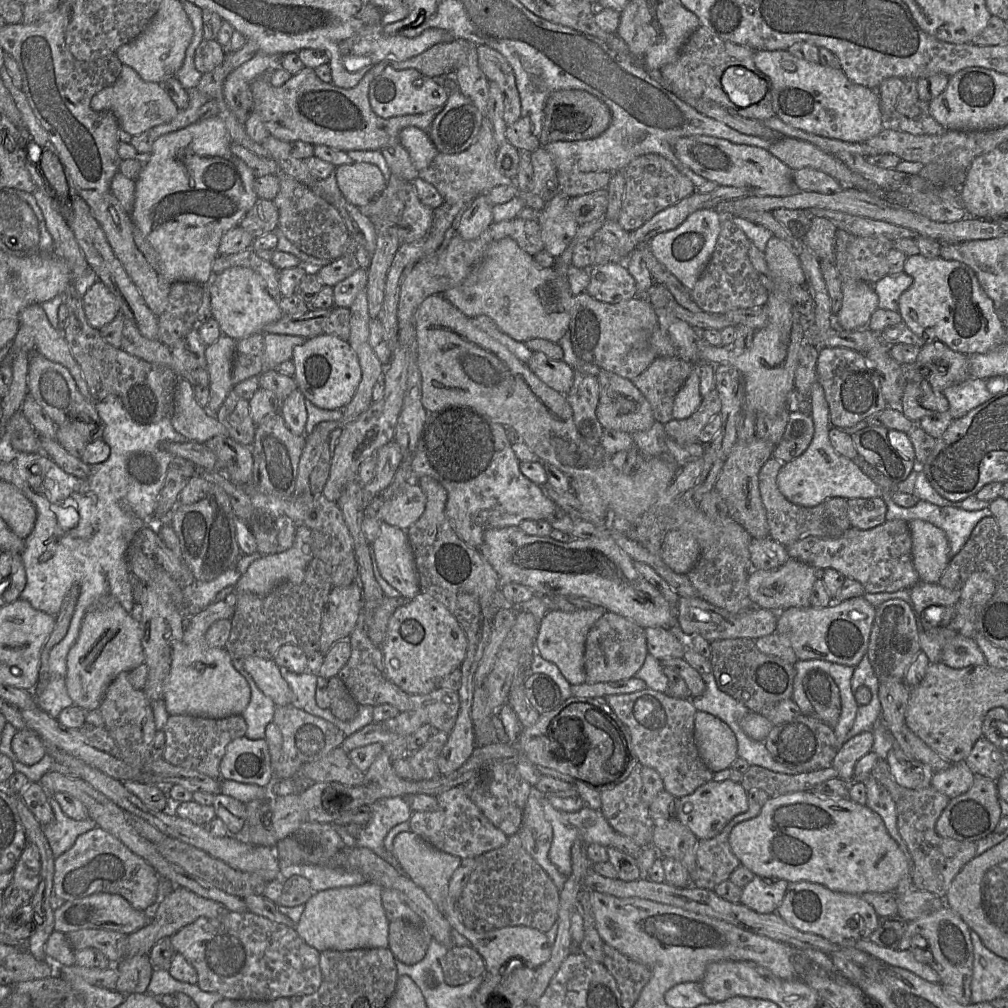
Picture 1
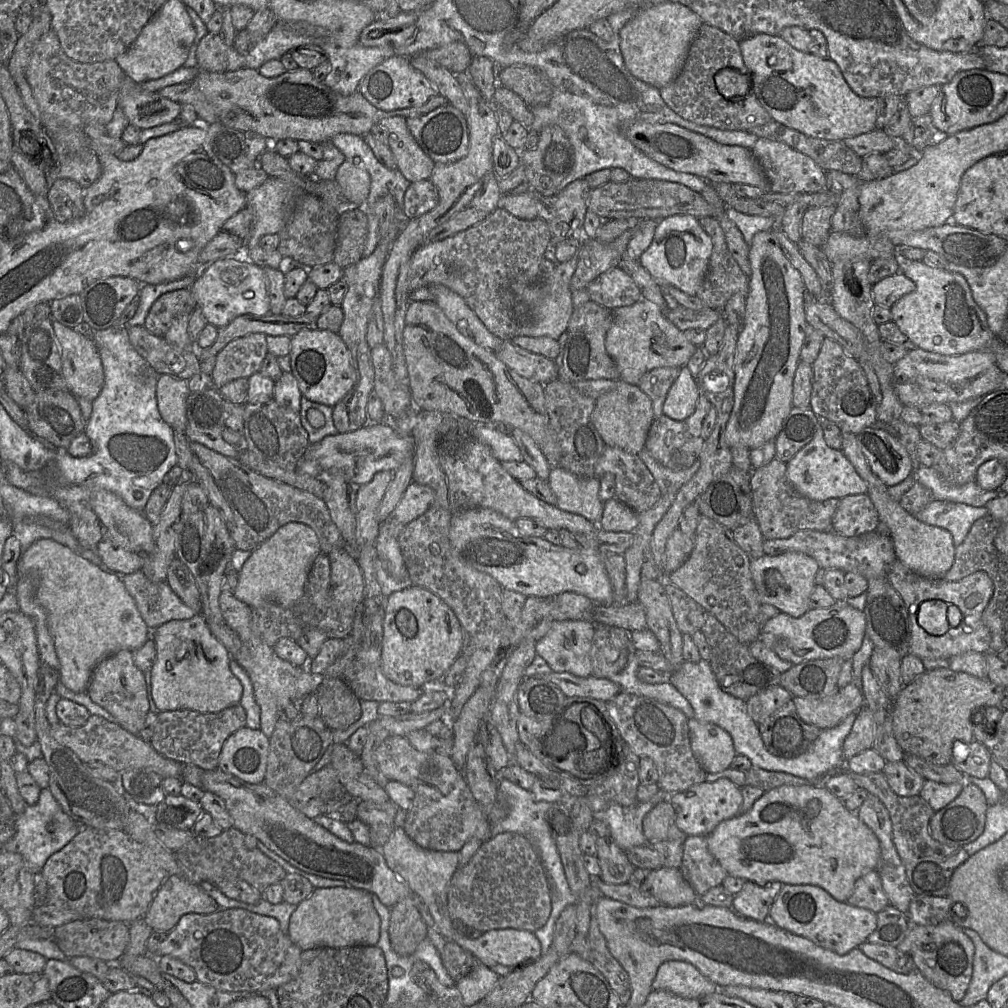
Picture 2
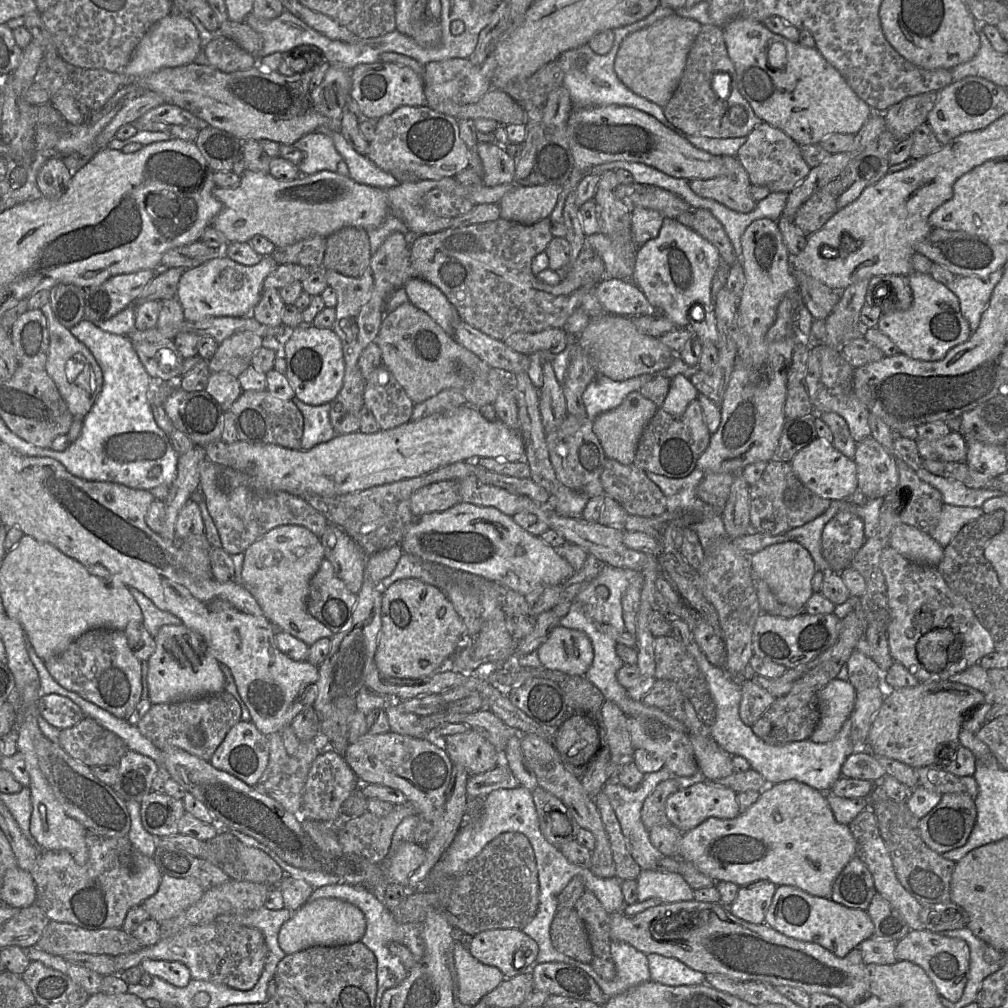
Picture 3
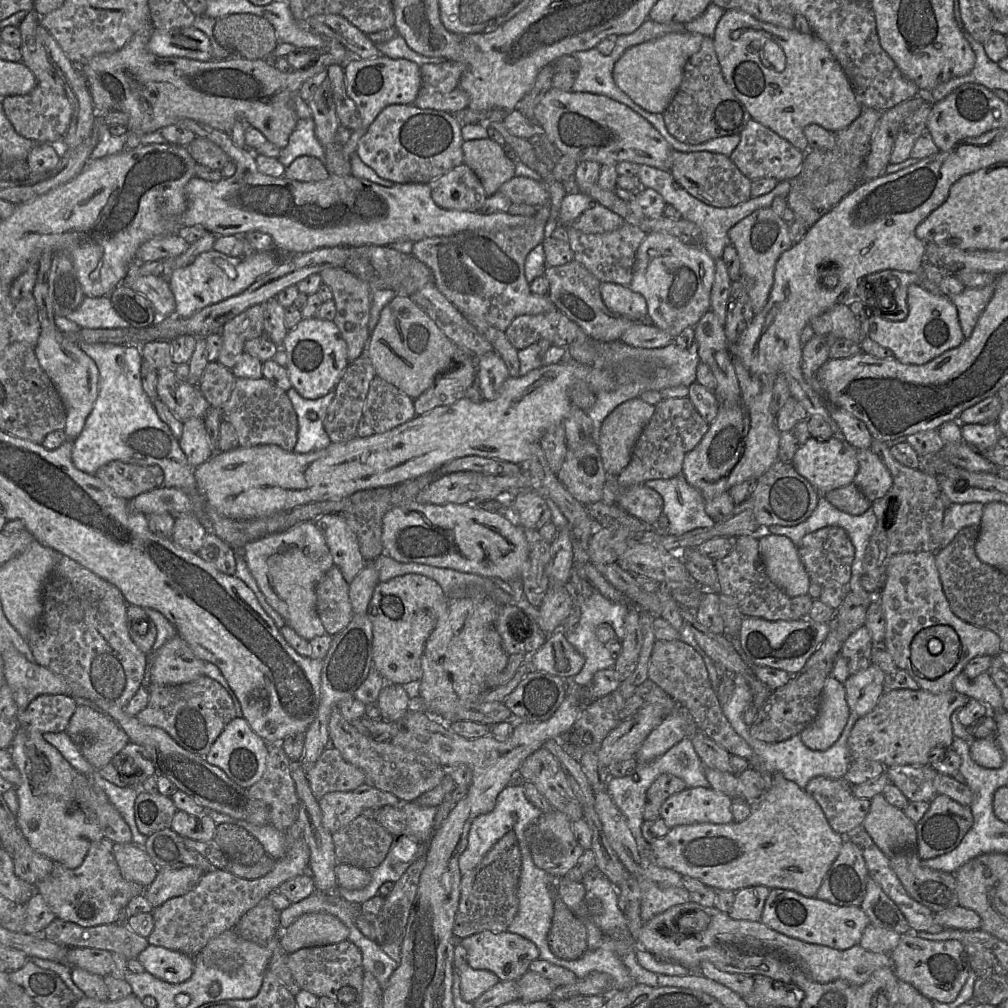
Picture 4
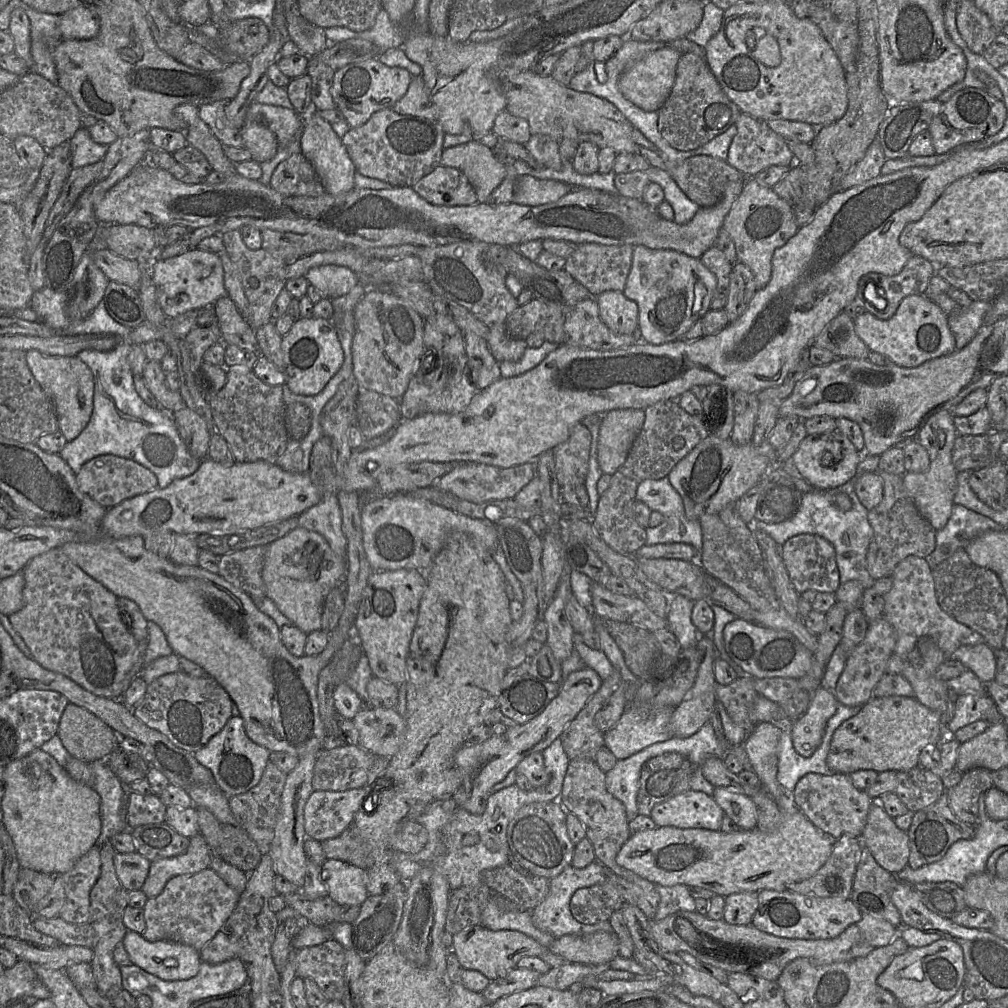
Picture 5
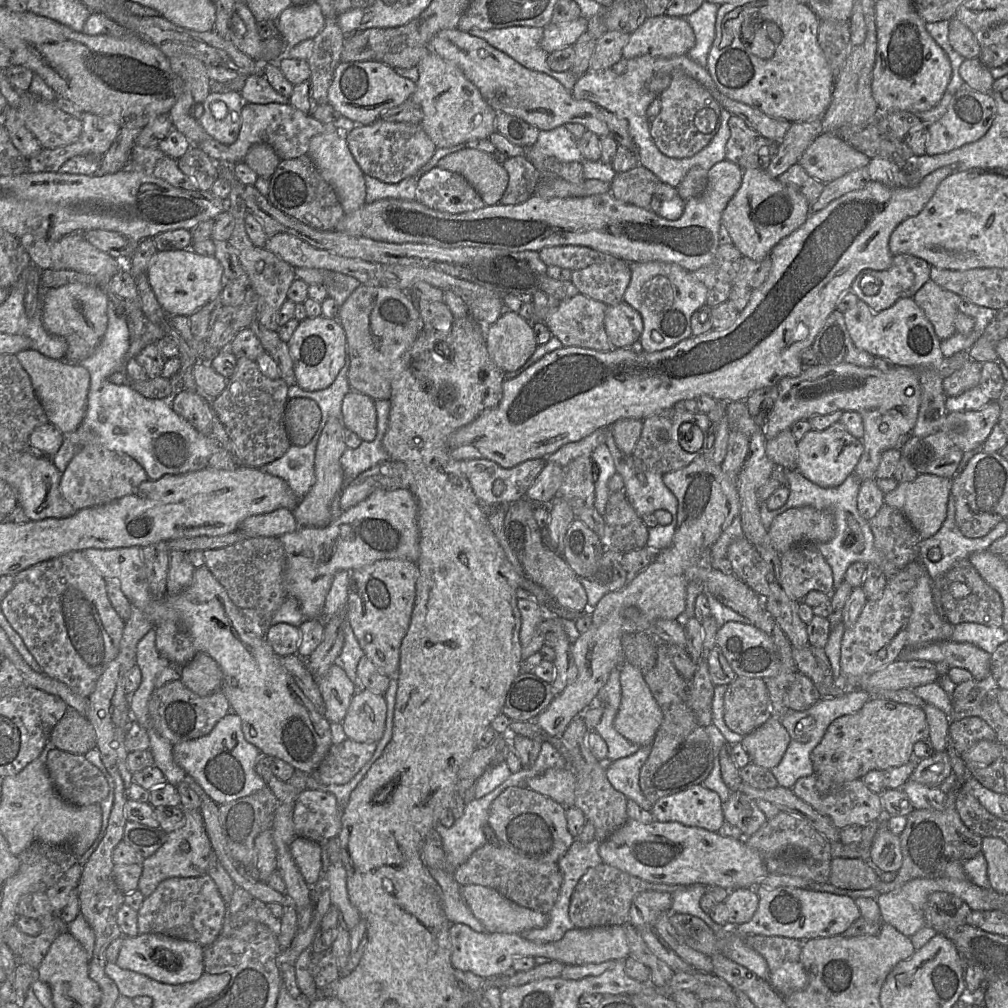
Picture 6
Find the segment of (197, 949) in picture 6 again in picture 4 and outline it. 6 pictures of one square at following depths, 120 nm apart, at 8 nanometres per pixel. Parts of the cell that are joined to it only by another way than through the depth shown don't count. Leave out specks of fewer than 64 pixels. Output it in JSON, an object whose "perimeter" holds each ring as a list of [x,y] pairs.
{"perimeter":[[[149,945],[137,960],[148,973],[172,984],[187,981],[194,972],[194,957],[159,946]]]}

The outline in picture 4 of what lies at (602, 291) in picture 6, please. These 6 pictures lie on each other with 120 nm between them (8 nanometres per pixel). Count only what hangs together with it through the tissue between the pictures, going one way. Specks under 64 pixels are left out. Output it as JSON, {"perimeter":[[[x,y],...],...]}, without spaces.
{"perimeter":[[[627,222],[613,231],[600,234],[585,234],[573,228],[566,228],[566,231],[574,261],[583,265],[601,283],[629,285],[632,279],[635,254],[646,236],[645,232]]]}

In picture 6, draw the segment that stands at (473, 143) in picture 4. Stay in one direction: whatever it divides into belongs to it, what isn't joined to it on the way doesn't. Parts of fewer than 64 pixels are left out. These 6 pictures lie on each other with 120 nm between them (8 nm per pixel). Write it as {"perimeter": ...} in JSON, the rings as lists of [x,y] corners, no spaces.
{"perimeter":[[[466,148],[442,158],[437,167],[463,176],[486,206],[497,205],[509,180],[504,167],[491,154]]]}

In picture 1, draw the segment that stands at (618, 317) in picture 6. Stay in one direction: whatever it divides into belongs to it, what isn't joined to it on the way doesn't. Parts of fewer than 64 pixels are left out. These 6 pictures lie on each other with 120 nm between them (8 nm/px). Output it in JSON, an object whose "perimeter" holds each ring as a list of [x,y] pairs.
{"perimeter":[[[609,262],[586,268],[589,284],[586,293],[605,303],[620,303],[637,297],[637,286],[624,262]]]}

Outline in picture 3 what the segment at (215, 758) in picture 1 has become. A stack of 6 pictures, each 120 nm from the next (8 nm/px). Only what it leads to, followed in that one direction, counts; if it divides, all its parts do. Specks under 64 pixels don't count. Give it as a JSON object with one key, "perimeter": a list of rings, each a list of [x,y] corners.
{"perimeter":[[[227,691],[174,703],[152,704],[136,727],[157,748],[177,747],[210,762],[230,729],[241,721],[241,707]]]}

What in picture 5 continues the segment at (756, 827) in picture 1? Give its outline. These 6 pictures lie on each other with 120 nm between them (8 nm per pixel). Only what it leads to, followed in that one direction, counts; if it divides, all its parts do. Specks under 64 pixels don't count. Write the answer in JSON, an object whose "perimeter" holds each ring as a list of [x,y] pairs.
{"perimeter":[[[760,722],[754,726],[742,744],[751,769],[758,775],[762,787],[773,798],[781,812],[781,824],[778,828],[772,832],[763,832],[757,828],[723,832],[703,828],[657,826],[651,830],[633,833],[618,852],[617,864],[655,884],[663,886],[684,884],[690,888],[701,887],[724,897],[734,893],[759,892],[761,890],[785,891],[792,883],[812,877],[830,857],[835,840],[817,828],[805,816],[795,803],[793,793],[778,782],[778,745],[781,733],[781,729],[775,724]]]}

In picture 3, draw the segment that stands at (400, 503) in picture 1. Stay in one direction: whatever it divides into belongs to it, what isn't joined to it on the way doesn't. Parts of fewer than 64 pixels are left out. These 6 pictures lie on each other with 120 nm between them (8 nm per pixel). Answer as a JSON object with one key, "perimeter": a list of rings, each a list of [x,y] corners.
{"perimeter":[[[446,480],[427,485],[411,496],[410,508],[413,516],[443,512],[461,502],[458,480]]]}

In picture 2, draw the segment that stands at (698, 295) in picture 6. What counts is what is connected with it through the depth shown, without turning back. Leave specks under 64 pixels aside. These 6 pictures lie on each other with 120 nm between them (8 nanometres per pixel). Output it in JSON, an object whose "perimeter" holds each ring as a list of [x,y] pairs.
{"perimeter":[[[675,215],[657,223],[652,243],[641,255],[639,263],[656,280],[661,288],[673,286],[684,293],[696,296],[705,278],[713,250],[711,237],[691,215]]]}

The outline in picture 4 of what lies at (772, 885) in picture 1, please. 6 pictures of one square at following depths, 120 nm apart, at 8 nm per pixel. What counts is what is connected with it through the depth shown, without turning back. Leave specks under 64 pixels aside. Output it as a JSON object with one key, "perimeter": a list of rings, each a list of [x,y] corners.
{"perimeter":[[[750,886],[736,891],[729,916],[735,920],[760,921],[770,891],[765,886]]]}

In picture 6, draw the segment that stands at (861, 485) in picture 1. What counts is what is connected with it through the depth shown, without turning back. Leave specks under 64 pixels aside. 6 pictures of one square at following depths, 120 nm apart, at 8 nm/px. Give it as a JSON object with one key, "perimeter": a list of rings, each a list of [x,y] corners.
{"perimeter":[[[837,421],[821,431],[810,430],[797,442],[797,469],[811,482],[824,488],[834,488],[854,472],[862,453],[862,441]]]}

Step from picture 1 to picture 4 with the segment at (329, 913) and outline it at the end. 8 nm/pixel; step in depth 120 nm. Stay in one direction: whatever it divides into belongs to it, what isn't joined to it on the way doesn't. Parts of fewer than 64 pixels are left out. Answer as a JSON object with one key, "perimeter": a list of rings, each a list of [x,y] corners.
{"perimeter":[[[316,912],[304,914],[280,933],[280,945],[288,953],[301,948],[348,940],[349,928],[336,916]]]}

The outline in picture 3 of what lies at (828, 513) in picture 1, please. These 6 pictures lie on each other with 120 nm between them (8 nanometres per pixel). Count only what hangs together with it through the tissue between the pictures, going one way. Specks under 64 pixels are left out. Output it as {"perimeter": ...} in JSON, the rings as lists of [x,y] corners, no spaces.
{"perimeter":[[[773,458],[761,478],[750,486],[750,523],[758,533],[776,536],[801,527],[823,514],[831,500],[817,496],[797,477],[790,462]]]}

